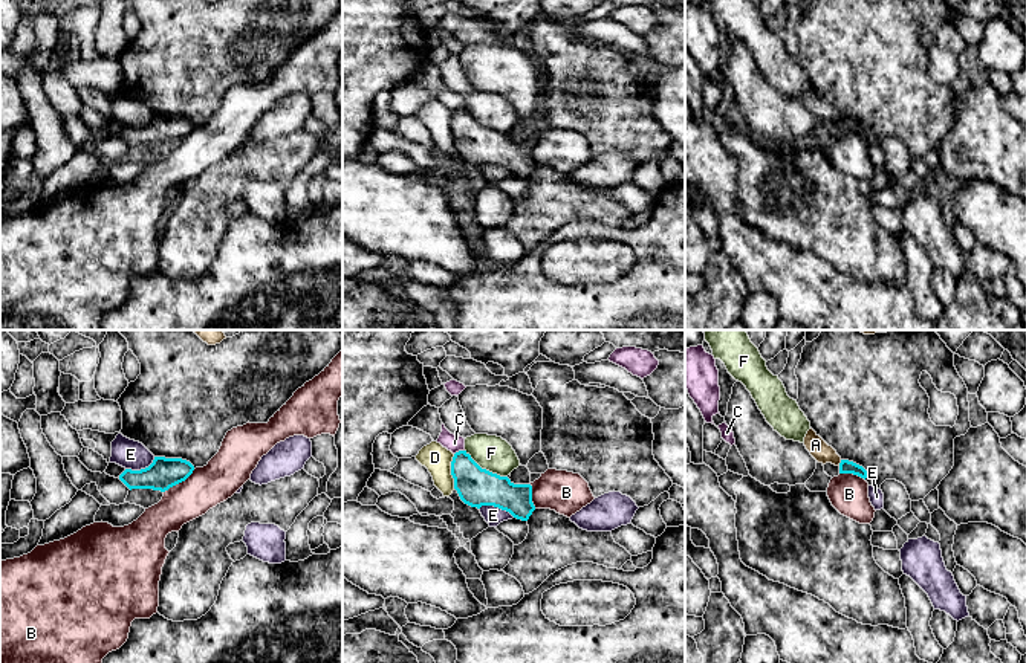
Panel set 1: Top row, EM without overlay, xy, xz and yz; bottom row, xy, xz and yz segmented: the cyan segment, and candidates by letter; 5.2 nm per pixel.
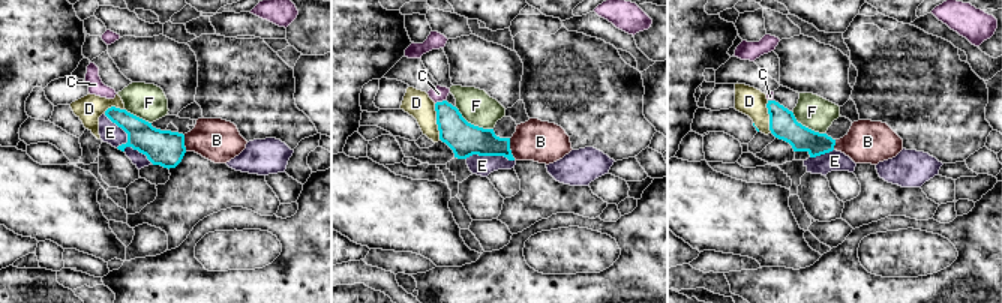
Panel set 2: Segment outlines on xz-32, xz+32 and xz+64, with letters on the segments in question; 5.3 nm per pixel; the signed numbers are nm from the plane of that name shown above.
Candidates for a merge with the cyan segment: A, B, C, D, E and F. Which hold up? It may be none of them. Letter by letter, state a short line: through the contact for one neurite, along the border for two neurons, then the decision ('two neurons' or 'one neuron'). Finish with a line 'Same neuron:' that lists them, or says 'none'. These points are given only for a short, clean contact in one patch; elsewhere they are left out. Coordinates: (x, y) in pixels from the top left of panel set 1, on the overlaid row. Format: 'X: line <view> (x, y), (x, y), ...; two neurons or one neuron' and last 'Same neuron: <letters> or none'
A: line yz (841, 460), (838, 465); two neurons
B: line xy (194, 469), (164, 492); two neurons
C: line xz (464, 449), (454, 454); two neurons
D: two neurons
E: two neurons
F: line xz (465, 449), (482, 468), (506, 477); two neurons
Same neuron: none

